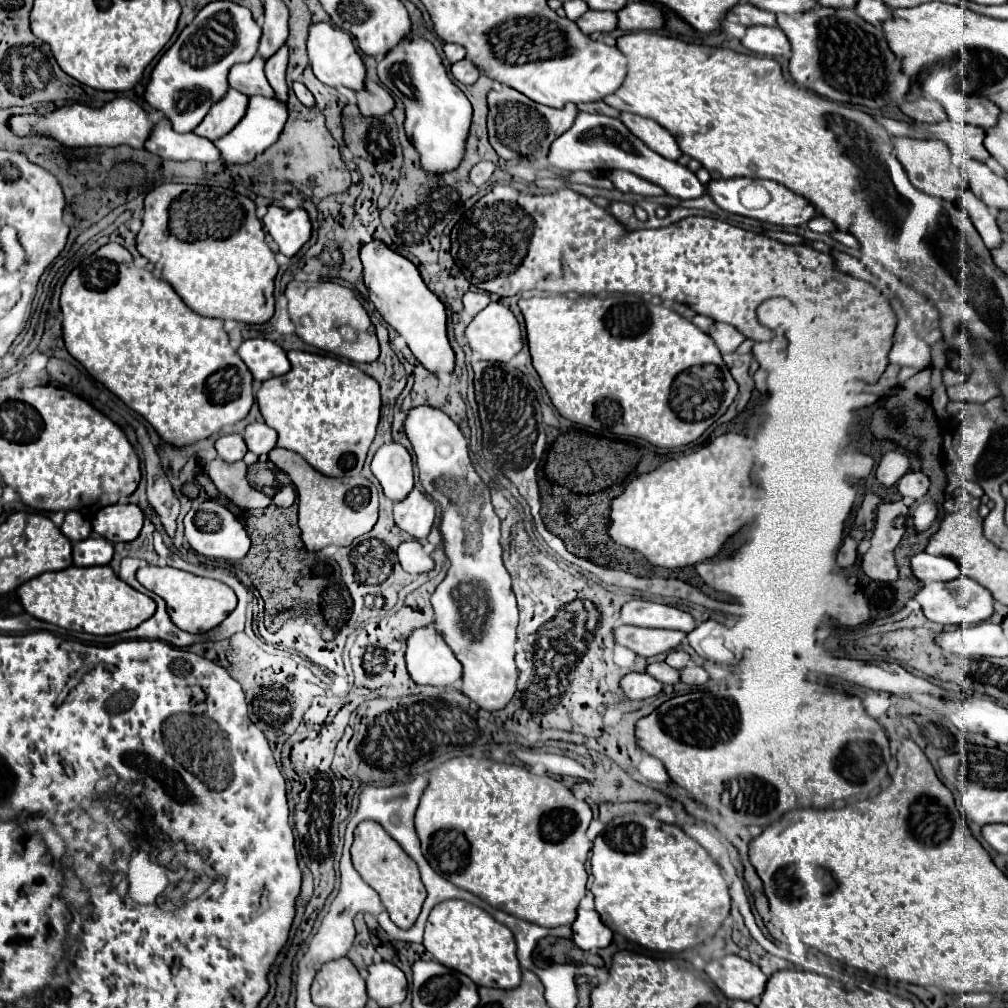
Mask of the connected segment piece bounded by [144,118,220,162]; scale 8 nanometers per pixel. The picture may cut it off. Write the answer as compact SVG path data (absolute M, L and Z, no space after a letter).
M166 118L154 126L150 138L146 140L144 150L148 150L150 154L158 154L164 160L176 160L176 162L186 162L186 160L218 162L220 160L220 152L210 140L196 136L192 132L178 134L172 130Z

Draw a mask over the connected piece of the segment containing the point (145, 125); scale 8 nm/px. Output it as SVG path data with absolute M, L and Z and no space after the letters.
M116 98L102 108L90 108L86 104L68 104L62 108L56 108L48 114L22 114L8 118L6 126L12 130L18 138L28 136L42 136L42 138L54 138L66 148L116 148L116 146L132 146L142 148L144 140L148 138L152 130L152 122L148 120L144 108L136 104L130 98Z

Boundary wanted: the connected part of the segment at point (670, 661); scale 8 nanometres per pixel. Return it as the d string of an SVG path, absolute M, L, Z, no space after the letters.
M672 650L672 652L666 656L666 664L672 666L674 670L682 670L688 662L690 662L690 656L688 656L684 650Z

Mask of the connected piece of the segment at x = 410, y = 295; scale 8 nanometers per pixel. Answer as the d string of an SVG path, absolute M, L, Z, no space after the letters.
M378 240L364 244L360 248L360 258L364 264L364 284L382 318L408 342L412 354L428 372L434 376L450 376L456 364L454 350L446 336L446 308L438 296L426 288L416 266Z

